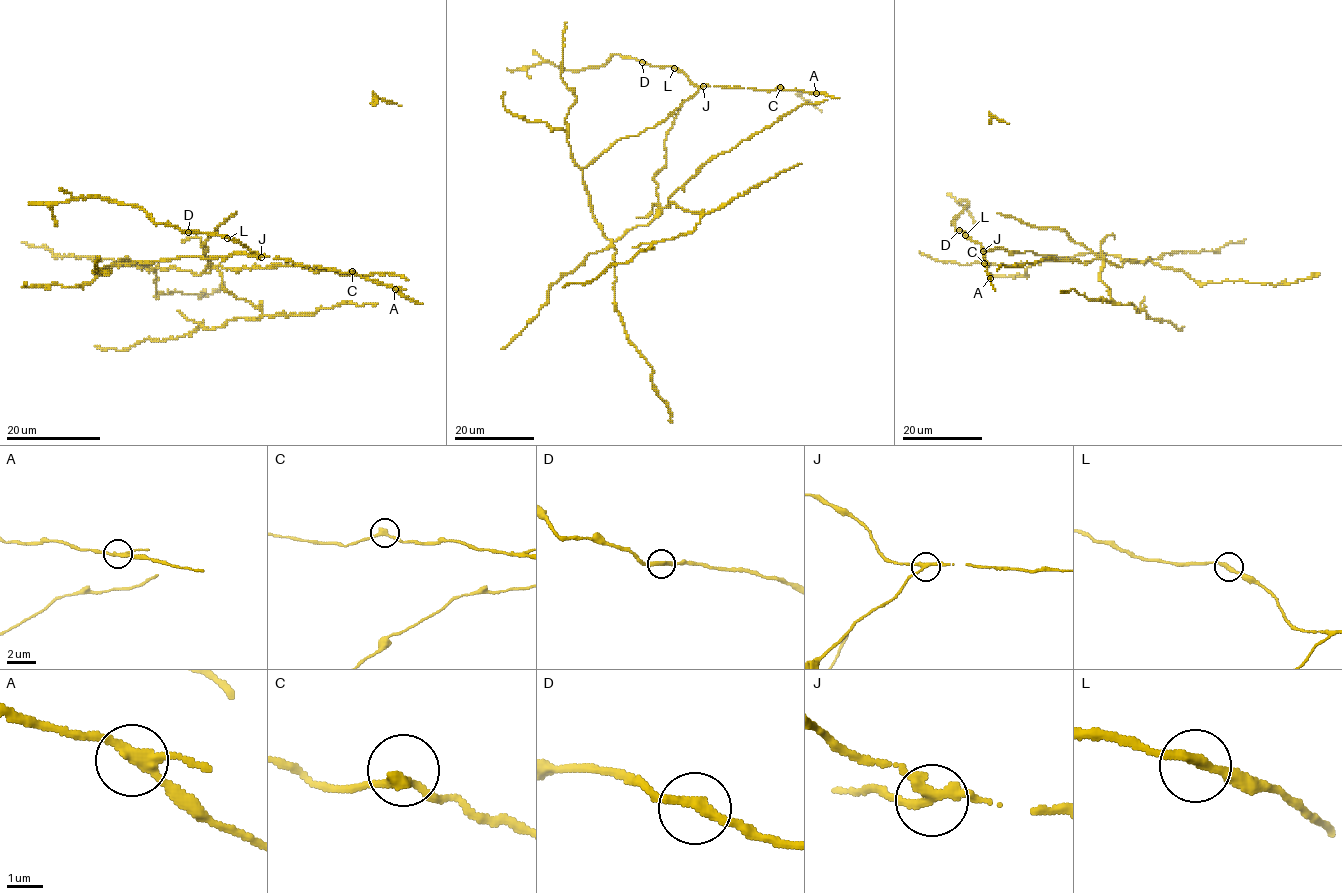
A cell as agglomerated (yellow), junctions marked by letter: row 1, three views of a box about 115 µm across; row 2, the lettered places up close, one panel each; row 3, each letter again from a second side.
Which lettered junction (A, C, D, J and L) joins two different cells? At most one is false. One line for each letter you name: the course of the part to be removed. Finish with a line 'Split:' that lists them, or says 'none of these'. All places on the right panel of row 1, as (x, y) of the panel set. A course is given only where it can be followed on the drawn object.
J: foreign part runs (983, 251), (1136, 258), (1121, 266), (1104, 260), (1100, 279), (1110, 297), (1180, 330), (1184, 326)
Split: J

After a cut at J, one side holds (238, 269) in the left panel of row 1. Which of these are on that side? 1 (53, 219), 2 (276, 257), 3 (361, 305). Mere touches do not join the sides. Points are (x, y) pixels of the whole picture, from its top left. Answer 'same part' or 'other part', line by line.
1: other part
2: other part
3: same part

